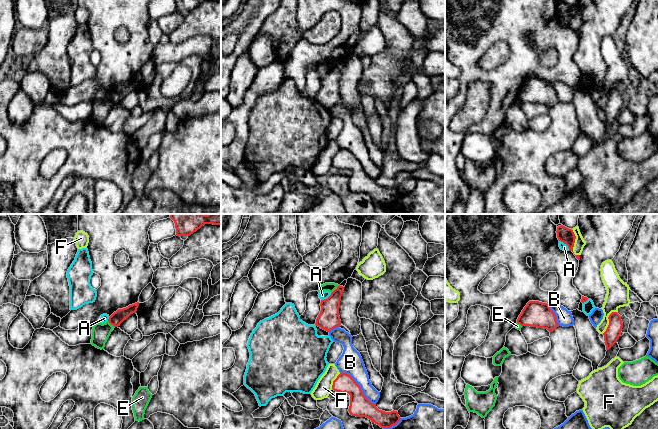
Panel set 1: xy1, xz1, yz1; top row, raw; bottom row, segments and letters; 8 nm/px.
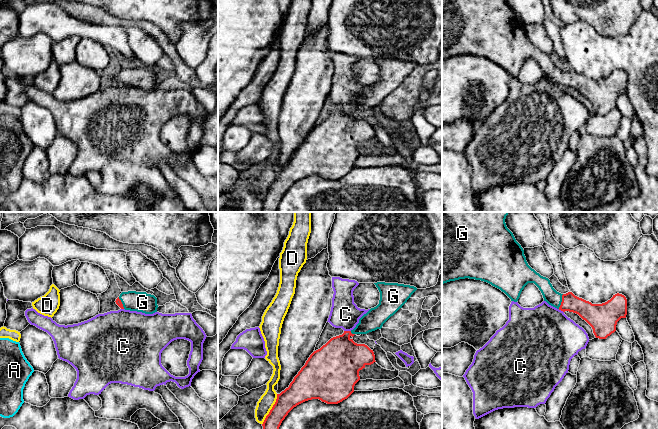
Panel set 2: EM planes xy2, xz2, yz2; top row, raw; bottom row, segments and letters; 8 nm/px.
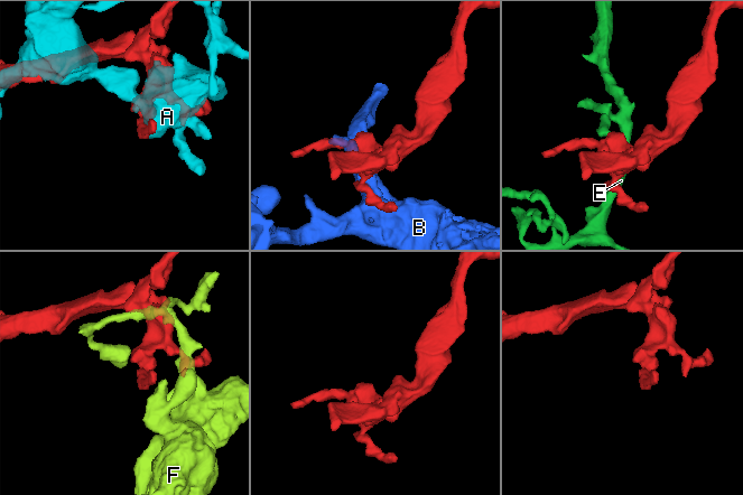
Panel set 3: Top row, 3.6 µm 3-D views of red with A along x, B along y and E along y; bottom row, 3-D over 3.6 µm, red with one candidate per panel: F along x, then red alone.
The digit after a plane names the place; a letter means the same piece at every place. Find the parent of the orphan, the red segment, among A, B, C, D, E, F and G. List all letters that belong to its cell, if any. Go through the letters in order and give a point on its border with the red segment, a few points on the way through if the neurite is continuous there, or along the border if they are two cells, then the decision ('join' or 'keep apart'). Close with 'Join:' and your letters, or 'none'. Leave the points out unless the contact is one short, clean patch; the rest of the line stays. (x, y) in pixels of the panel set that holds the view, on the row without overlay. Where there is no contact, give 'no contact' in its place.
A: contact yz1 (565, 19); keep apart
B: contact xz1 (359, 162); keep apart
C: contact xz2 (347, 107); border xz2 (344, 106), (350, 107); keep apart
D: contact xz2 (271, 185); keep apart
E: contact xz1 (335, 65); border xz1 (339, 61), (331, 69); keep apart
F: contact yz1 (573, 20); keep apart
G: contact yz2 (562, 77); way yz2 (589, 88), (578, 81), (562, 77), (551, 72); join
Join: G

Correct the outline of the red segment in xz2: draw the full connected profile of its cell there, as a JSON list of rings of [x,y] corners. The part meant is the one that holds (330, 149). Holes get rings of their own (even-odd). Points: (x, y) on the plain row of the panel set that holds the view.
[[[374,59],[380,68],[379,80],[371,84],[360,95],[351,107],[331,114],[320,125],[314,127],[305,141],[294,153],[289,163],[277,170],[277,175],[262,202],[261,212],[277,212],[279,203],[288,189],[297,181],[312,175],[319,175],[327,180],[338,180],[347,175],[353,168],[355,160],[360,156],[359,147],[375,137],[375,131],[365,120],[357,120],[350,113],[355,110],[367,110],[381,105],[383,100],[407,78],[417,66],[416,63],[398,59]]]

